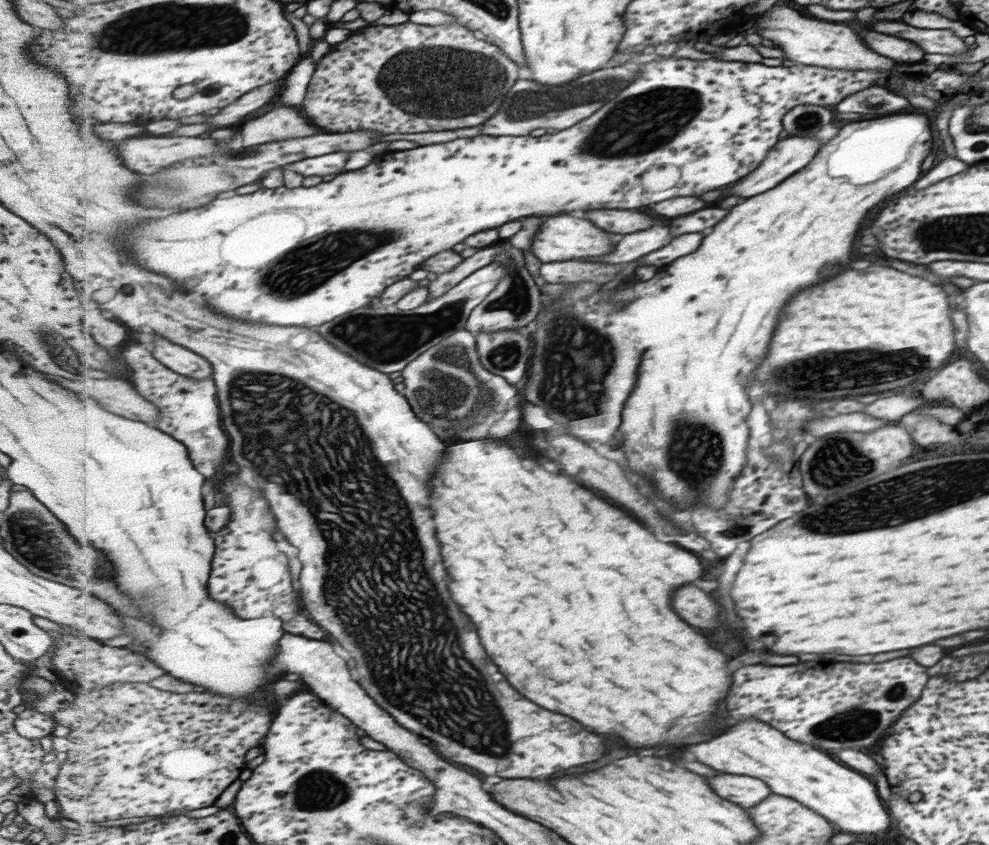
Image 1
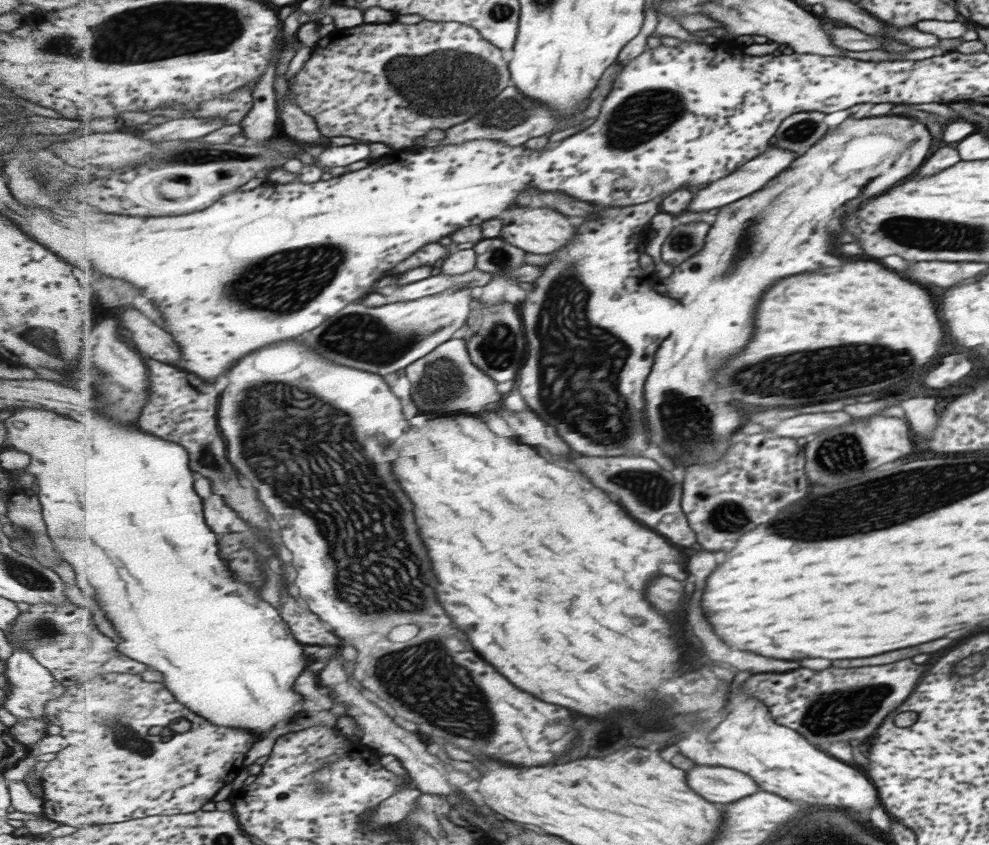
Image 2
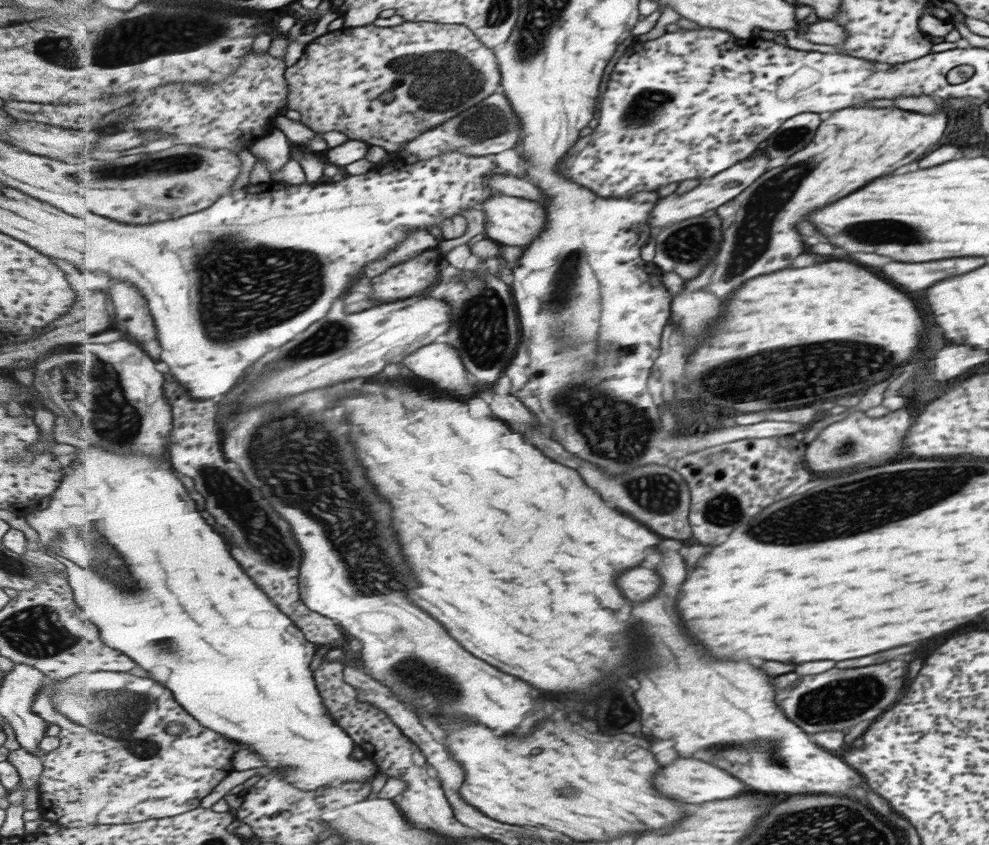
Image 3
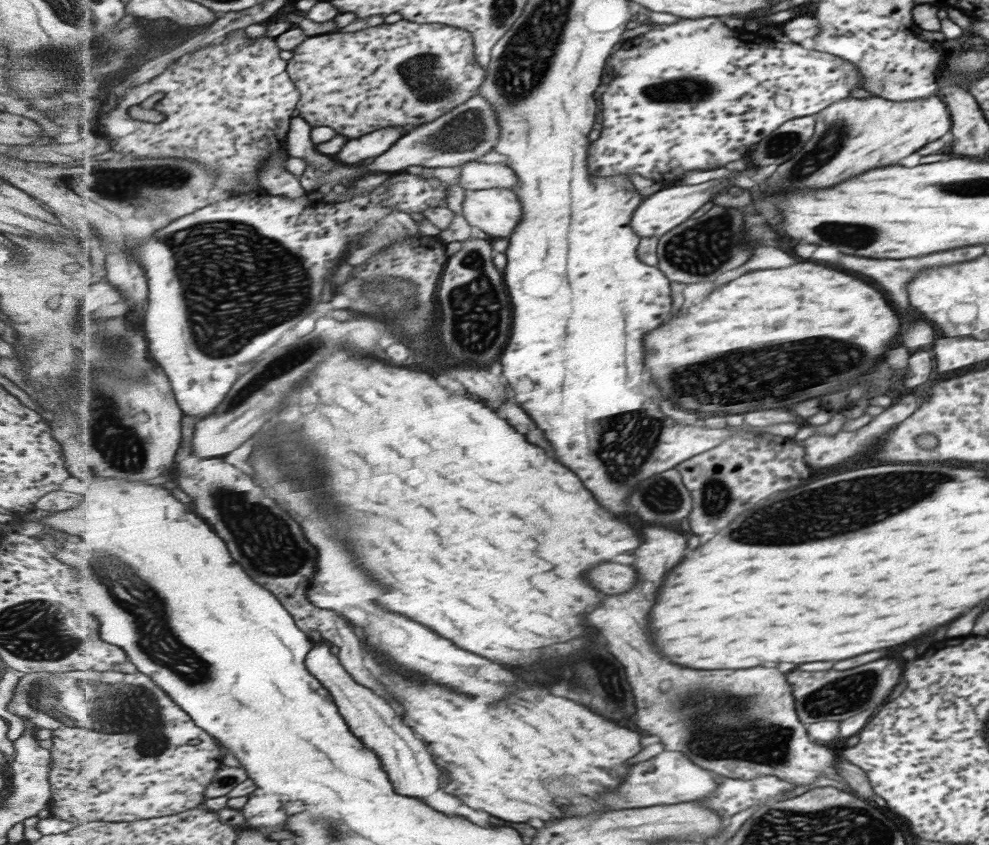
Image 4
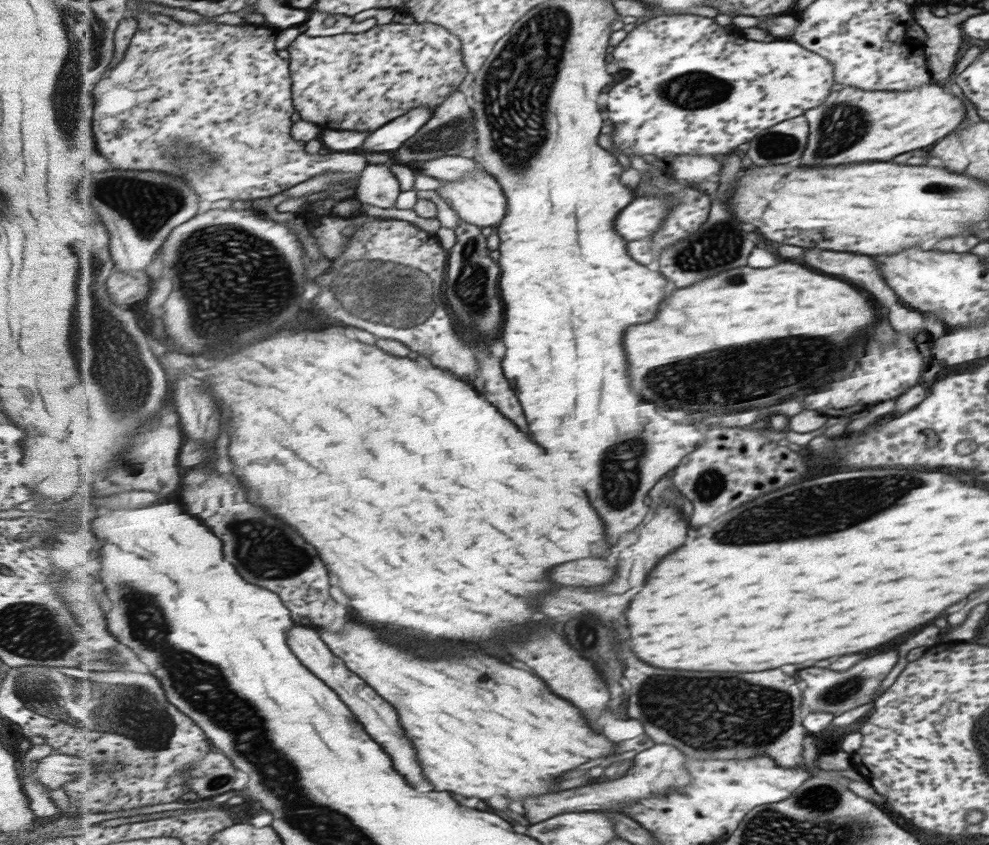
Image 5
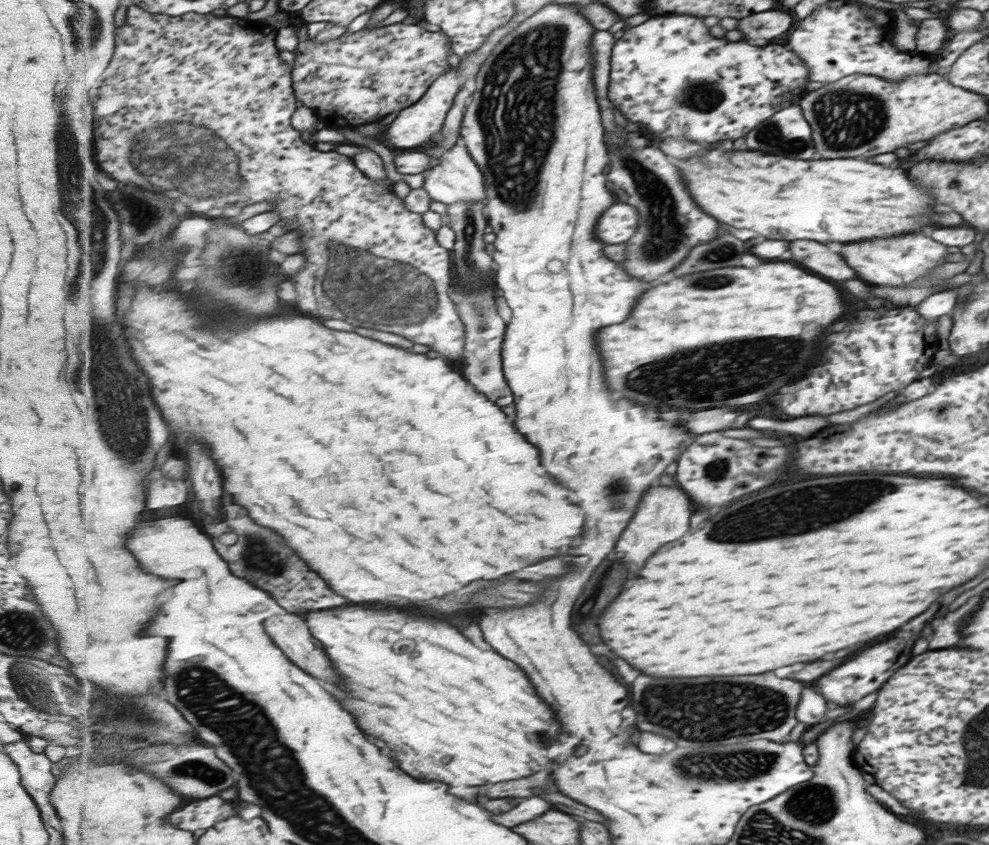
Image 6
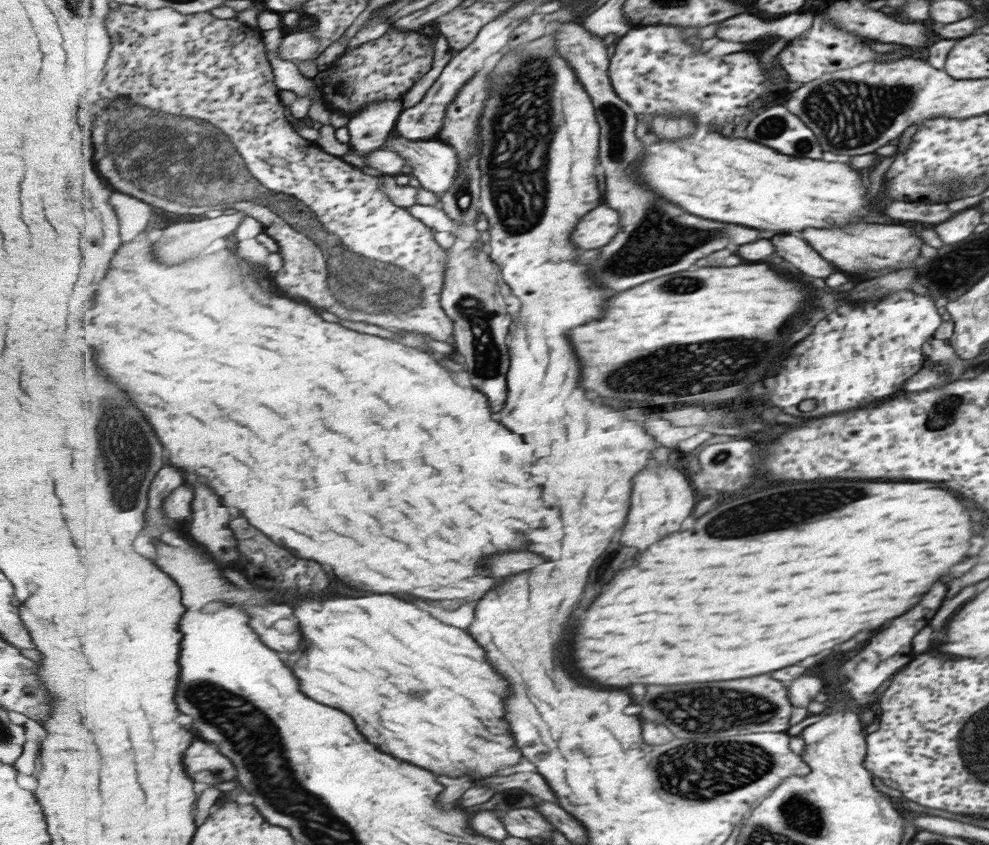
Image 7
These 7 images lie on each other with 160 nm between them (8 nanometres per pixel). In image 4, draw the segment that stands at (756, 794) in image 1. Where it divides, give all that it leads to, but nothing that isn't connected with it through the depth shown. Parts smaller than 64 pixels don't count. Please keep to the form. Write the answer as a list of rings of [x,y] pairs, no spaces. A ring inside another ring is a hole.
[[[663,752],[653,760],[633,766],[629,778],[623,782],[621,790],[609,794],[605,802],[613,808],[647,808],[650,806],[679,804],[701,800],[719,788],[718,780],[709,772],[691,762],[681,752]]]

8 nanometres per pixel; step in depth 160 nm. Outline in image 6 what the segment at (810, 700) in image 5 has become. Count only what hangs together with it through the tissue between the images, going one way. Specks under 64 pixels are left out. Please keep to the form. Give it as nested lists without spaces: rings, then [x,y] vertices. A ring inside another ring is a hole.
[[[933,606],[933,610],[925,610],[925,614],[921,614],[921,618],[913,618],[913,622],[909,622],[909,626],[901,626],[901,630],[893,632],[891,638],[887,638],[883,644],[877,644],[877,646],[871,646],[869,650],[863,650],[859,652],[853,660],[845,662],[845,666],[837,666],[833,668],[831,672],[827,672],[825,676],[817,678],[815,680],[815,690],[829,702],[835,702],[839,706],[843,706],[843,698],[845,698],[845,704],[853,704],[857,702],[859,698],[867,696],[869,692],[877,690],[891,674],[895,668],[903,666],[907,662],[907,658],[911,658],[911,646],[913,646],[913,640],[917,640],[919,632],[923,630],[923,626],[935,616],[935,612],[939,610],[939,606]]]

